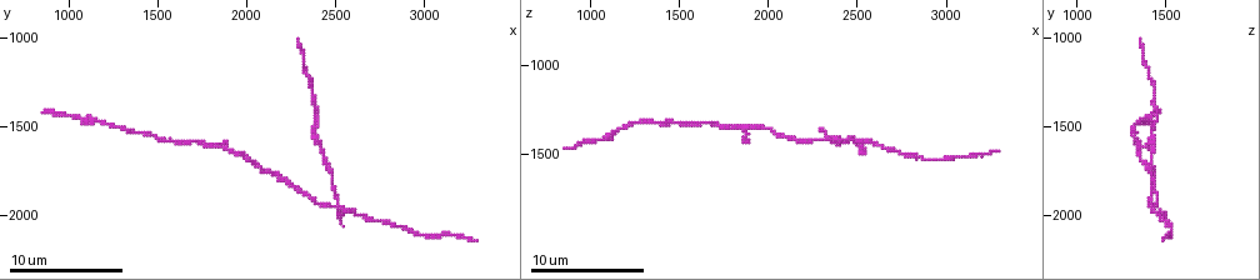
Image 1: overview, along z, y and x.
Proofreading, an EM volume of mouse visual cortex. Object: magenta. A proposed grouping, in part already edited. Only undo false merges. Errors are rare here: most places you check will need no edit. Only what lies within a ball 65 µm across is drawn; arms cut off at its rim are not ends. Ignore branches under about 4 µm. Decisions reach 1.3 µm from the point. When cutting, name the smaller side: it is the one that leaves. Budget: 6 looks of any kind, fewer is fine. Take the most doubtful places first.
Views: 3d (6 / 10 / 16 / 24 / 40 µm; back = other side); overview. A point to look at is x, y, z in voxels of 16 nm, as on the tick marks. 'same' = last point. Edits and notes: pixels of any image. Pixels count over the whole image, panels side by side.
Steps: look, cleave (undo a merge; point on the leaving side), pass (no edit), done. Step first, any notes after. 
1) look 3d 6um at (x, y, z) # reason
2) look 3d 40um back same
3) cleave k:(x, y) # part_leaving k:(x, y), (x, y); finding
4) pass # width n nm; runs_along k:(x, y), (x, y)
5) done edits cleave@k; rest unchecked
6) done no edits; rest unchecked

look 3d 10um at (2520, 1940, 1460) # looks like a crossing

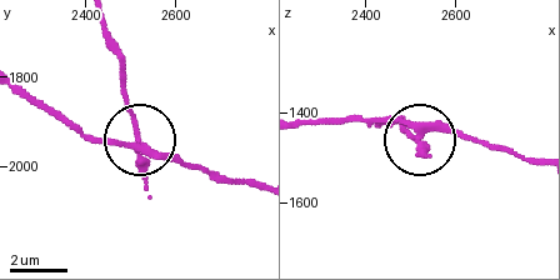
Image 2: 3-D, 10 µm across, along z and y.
cleave 2:(146, 179) # width 230 nm; two cells meet here

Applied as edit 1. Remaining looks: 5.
look 3d 10um at (1920, 1660, 1360) # calibre changes

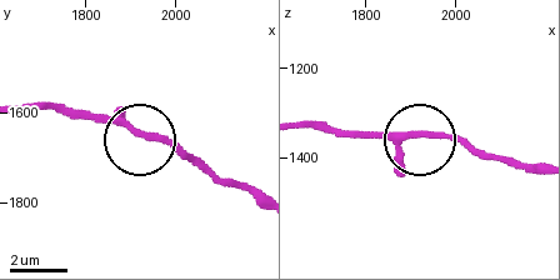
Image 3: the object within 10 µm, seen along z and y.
pass # width 210 nm; runs_along 3:(519, 164), (456, 138), (359, 138); continuous, no second cell

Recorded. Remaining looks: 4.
done edits cleave@2; rest unchecked

